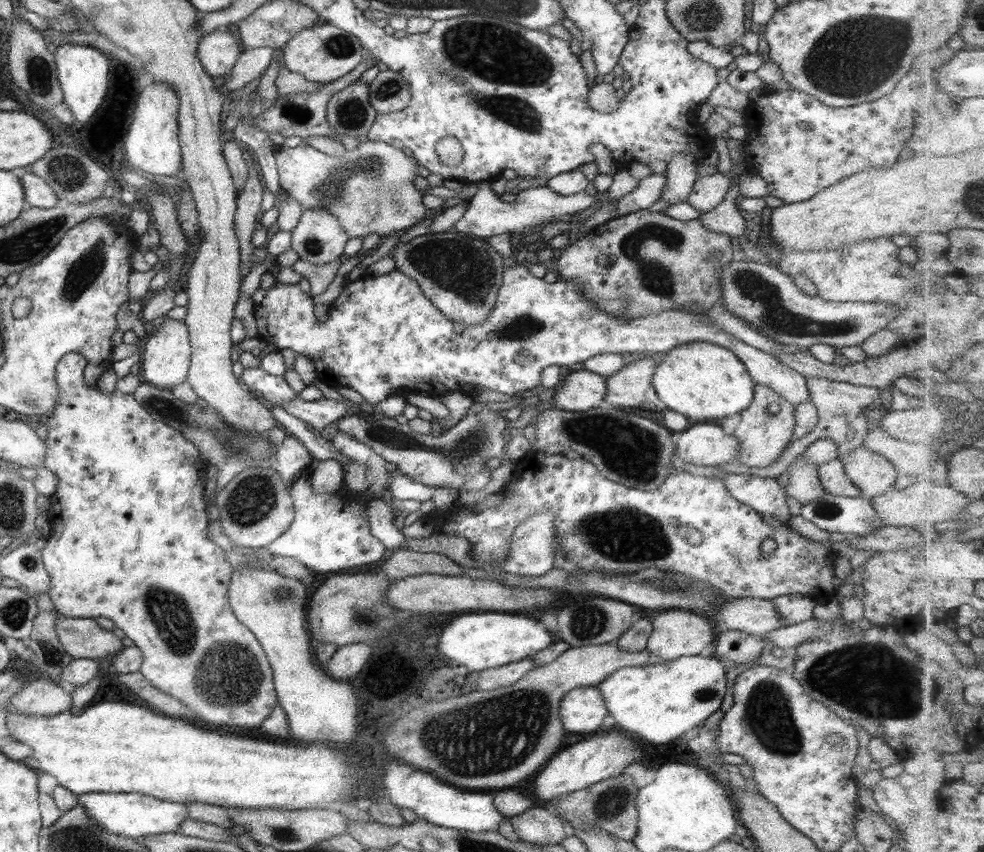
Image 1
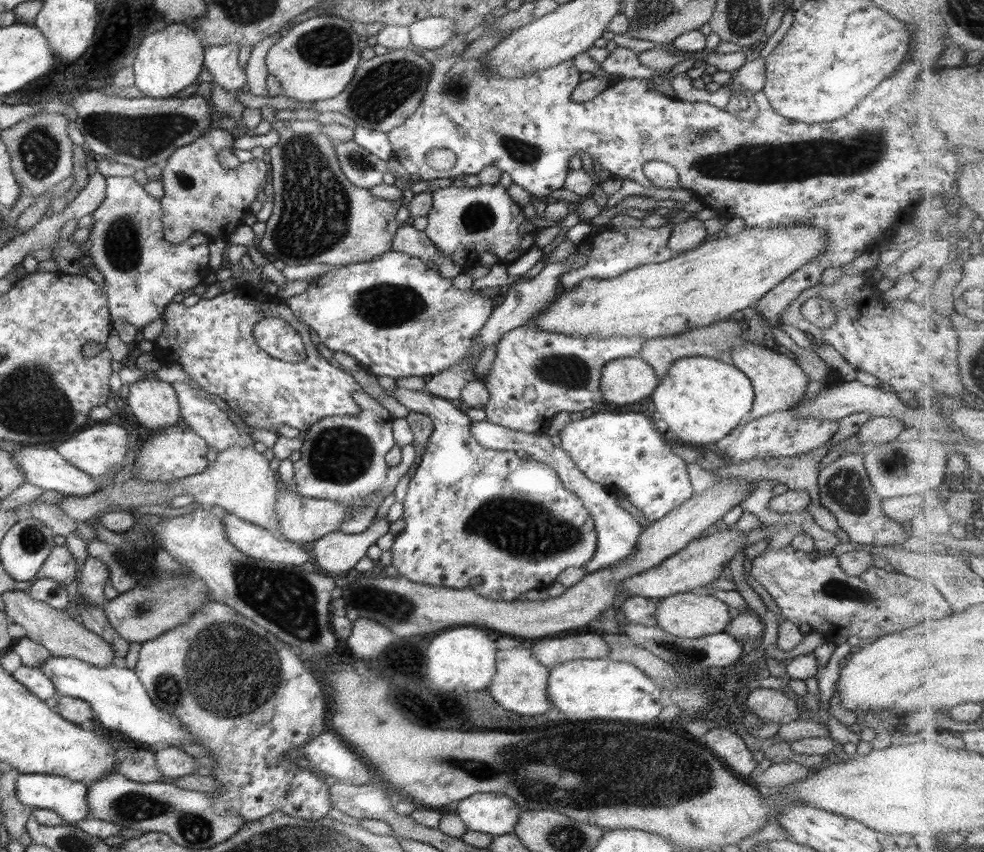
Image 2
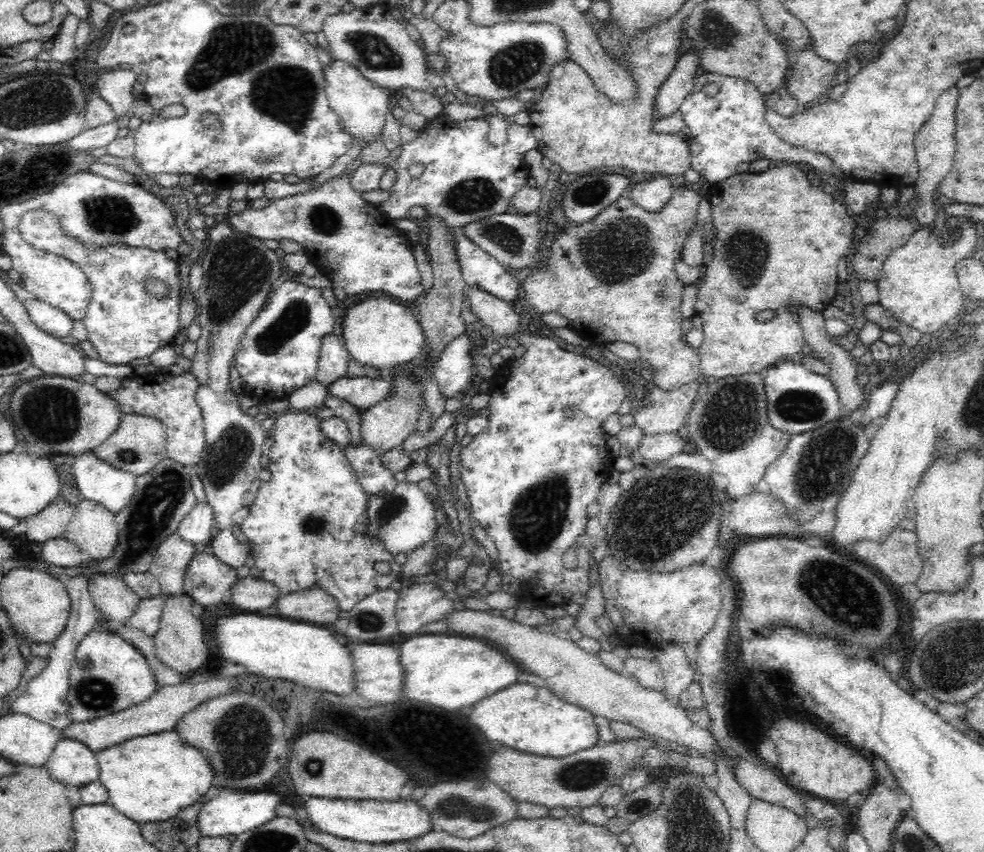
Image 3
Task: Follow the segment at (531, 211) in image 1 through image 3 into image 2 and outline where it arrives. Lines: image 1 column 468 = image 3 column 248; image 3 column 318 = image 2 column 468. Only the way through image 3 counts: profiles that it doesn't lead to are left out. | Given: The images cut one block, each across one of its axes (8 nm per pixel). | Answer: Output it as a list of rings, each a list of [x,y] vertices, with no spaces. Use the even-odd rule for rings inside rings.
[[[499,184],[475,187],[448,187],[432,191],[427,225],[422,230],[443,256],[448,256],[462,270],[478,264],[479,255],[491,252],[505,265],[516,261],[534,246],[537,228],[525,218],[522,208],[513,203],[506,188]]]

